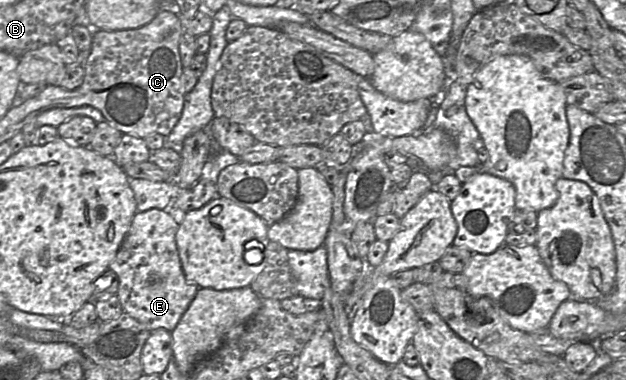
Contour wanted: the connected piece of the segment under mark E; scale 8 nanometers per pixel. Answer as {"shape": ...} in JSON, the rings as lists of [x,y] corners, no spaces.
{"shape":[[[152,208],[144,212],[137,212],[121,248],[109,265],[109,270],[116,273],[119,279],[117,295],[123,311],[142,323],[150,331],[163,328],[172,332],[199,289],[197,285],[186,280],[182,269],[176,244],[179,223],[180,218],[178,216],[165,210]]]}

